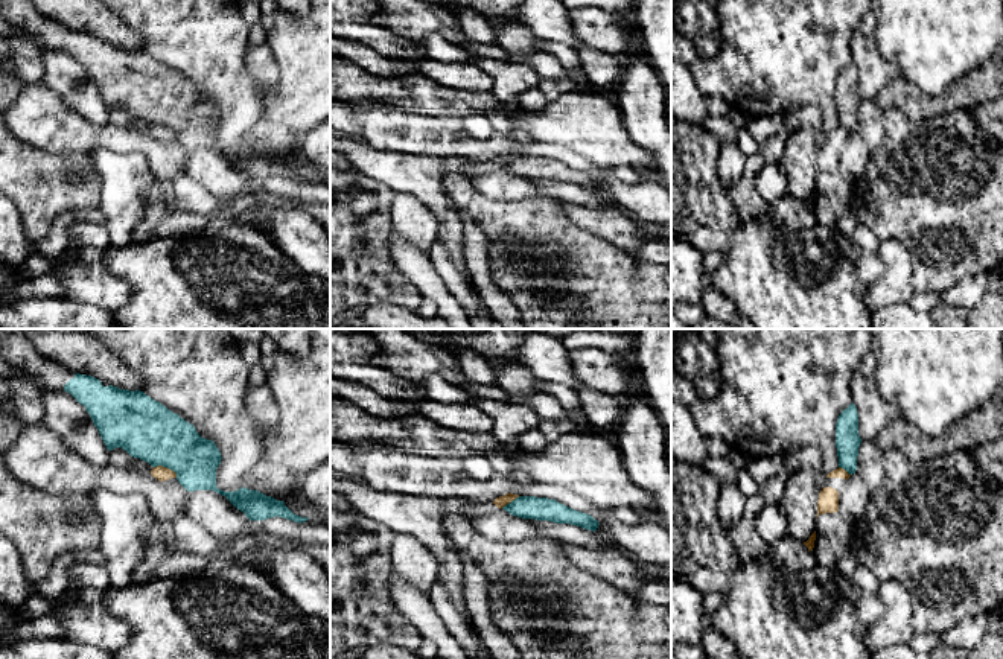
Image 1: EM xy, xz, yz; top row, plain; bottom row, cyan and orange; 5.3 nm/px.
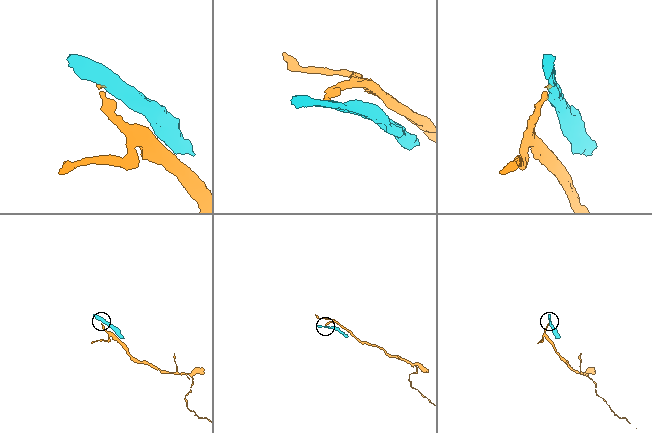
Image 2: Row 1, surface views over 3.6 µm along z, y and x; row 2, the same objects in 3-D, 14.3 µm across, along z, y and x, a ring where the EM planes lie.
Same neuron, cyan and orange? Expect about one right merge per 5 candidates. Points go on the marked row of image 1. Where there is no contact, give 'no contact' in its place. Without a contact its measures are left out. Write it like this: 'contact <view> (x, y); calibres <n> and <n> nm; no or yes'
contact xy (166, 466); calibres 320 and 80 nm; no

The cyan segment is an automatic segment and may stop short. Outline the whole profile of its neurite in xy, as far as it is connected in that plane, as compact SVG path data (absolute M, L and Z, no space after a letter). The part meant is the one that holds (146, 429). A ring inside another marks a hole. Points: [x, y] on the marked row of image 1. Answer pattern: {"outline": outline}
{"outline": "M26 336L8 338L0 347L0 356L41 391L70 393L85 406L108 450L122 447L152 467L167 467L187 492L213 490L250 521L279 516L301 524L309 519L294 514L283 501L257 490L219 490L216 469L222 457L215 441L202 438L193 425L143 391L103 387L93 376L70 373L44 358Z"}

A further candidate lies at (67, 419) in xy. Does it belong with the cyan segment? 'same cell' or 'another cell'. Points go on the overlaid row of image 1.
another cell

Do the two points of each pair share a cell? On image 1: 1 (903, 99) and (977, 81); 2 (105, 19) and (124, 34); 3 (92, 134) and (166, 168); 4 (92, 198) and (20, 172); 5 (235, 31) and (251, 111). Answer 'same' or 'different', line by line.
1: same
2: same
3: same
4: same
5: same

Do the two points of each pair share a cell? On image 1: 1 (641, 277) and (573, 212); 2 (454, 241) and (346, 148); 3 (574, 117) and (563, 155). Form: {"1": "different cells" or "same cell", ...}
{"1": "different cells", "2": "same cell", "3": "different cells"}

